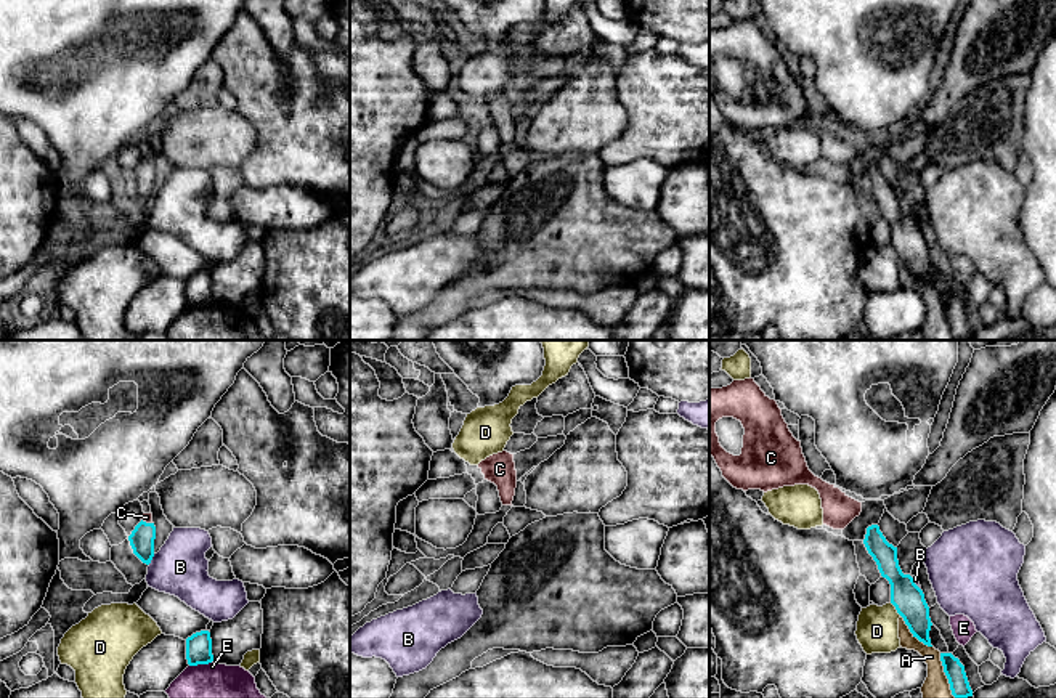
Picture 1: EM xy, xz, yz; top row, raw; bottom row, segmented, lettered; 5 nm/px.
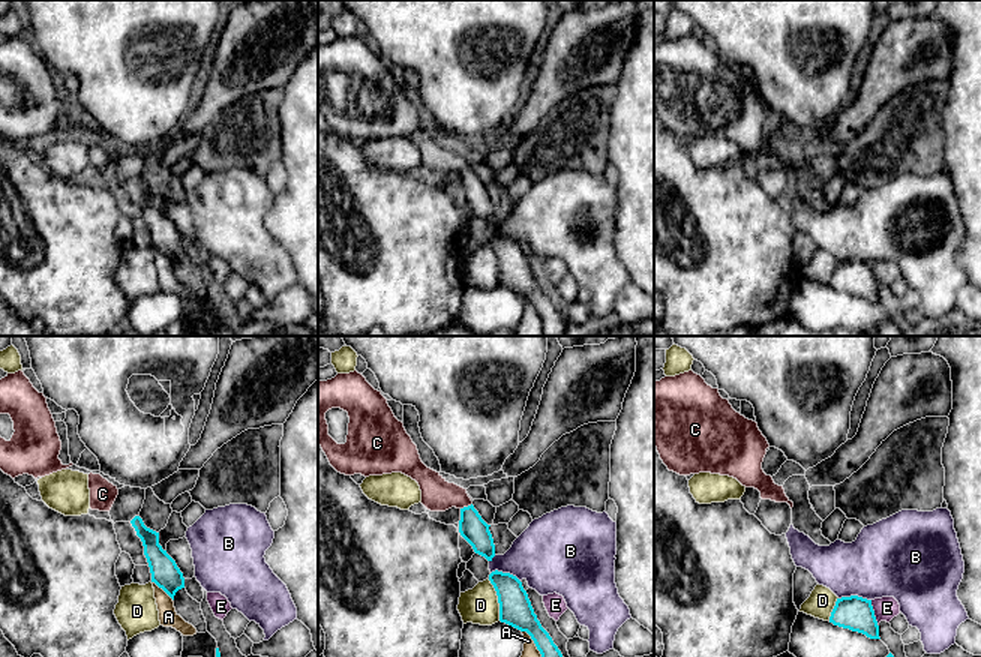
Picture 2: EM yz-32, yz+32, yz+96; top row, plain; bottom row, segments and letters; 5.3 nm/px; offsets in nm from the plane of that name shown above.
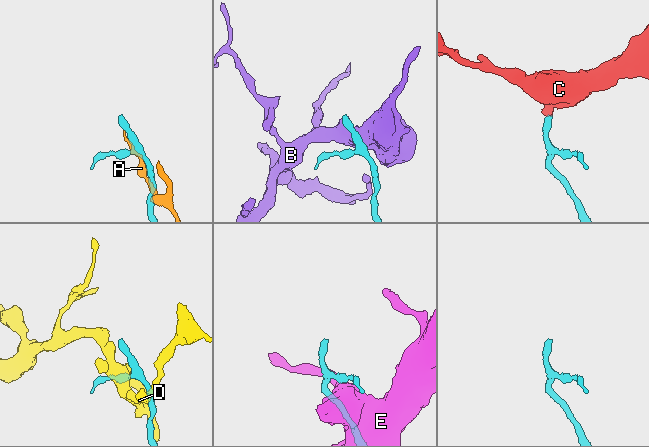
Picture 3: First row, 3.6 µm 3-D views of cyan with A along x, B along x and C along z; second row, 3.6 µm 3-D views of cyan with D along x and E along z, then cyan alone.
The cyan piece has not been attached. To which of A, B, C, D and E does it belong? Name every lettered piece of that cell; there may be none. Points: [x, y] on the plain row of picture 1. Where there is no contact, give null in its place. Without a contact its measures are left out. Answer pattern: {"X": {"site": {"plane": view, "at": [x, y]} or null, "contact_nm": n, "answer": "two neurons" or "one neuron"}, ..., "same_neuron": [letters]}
{"A": {"site": {"plane": "yz", "at": [913, 275]}, "contact_nm": 220, "answer": "two neurons"}, "B": {"site": {"plane": "xy", "at": [151, 199]}, "contact_nm": 70, "answer": "two neurons"}, "C": {"site": {"plane": "xy", "at": [145, 162]}, "contact_nm": 60, "answer": "one neuron"}, "D": {"site": {"plane": "yz", "at": [896, 249]}, "contact_nm": 90, "answer": "two neurons"}, "E": {"site": {"plane": "xy", "at": [201, 304]}, "contact_nm": 120, "answer": "two neurons"}, "same_neuron": ["C"]}

